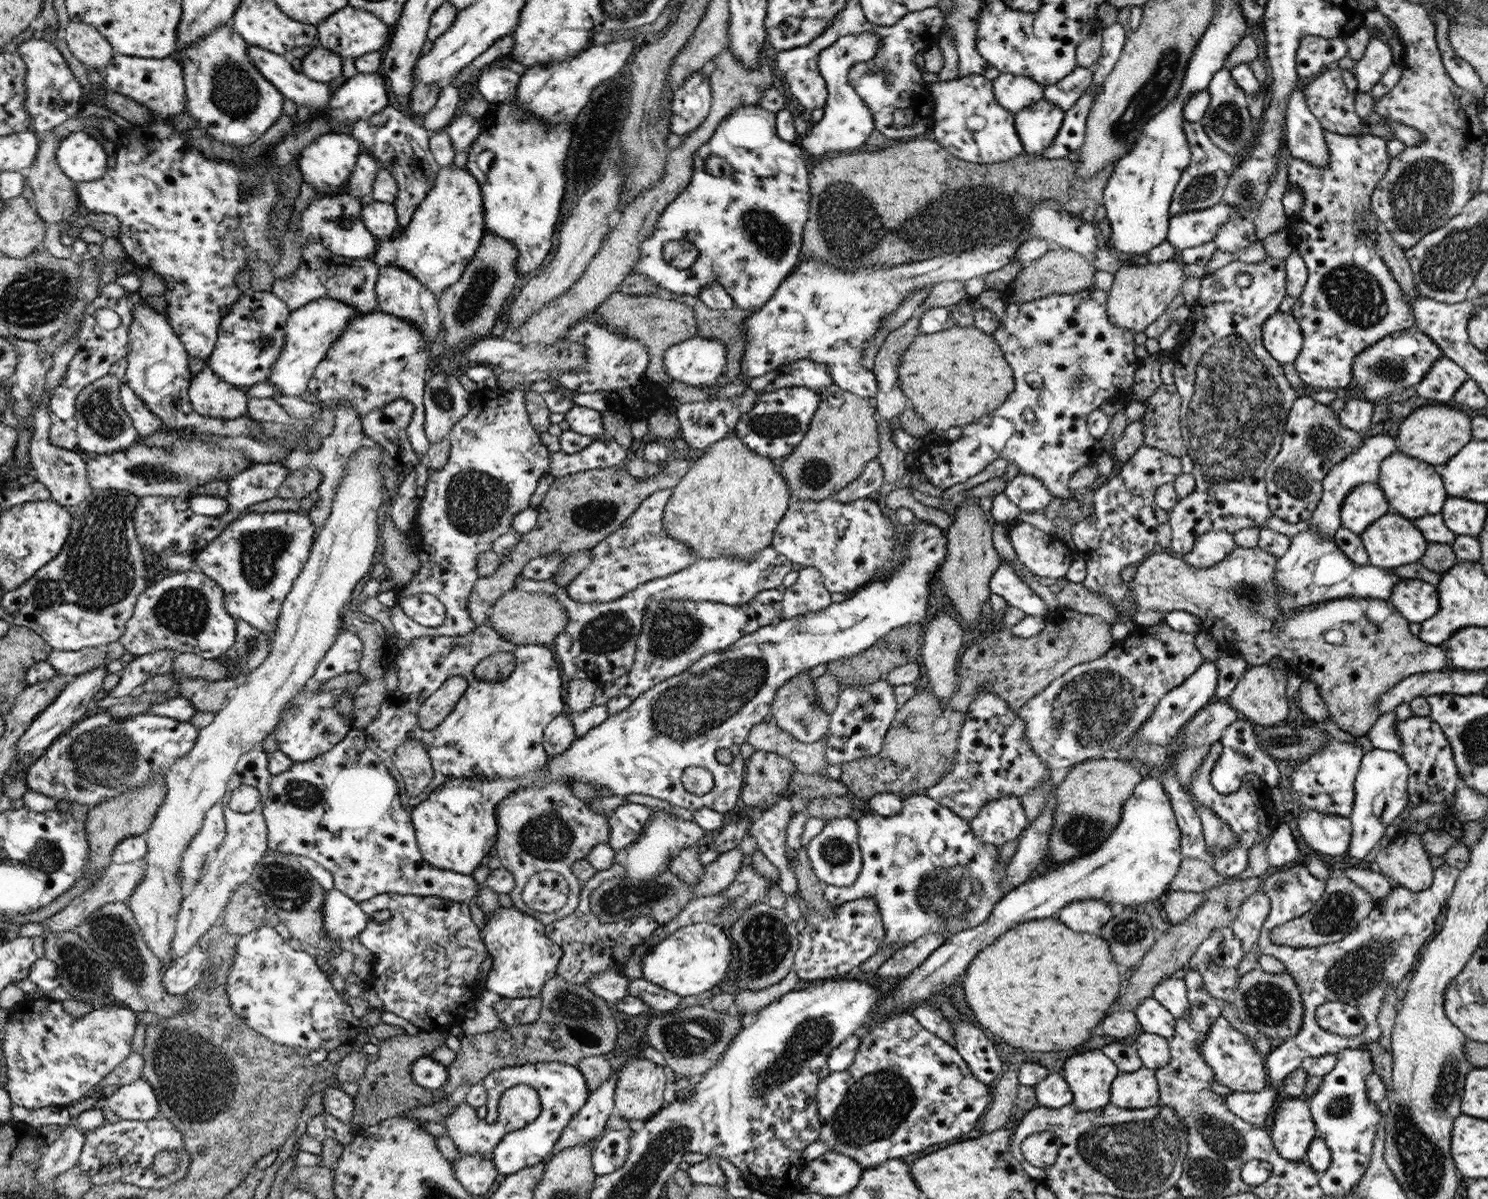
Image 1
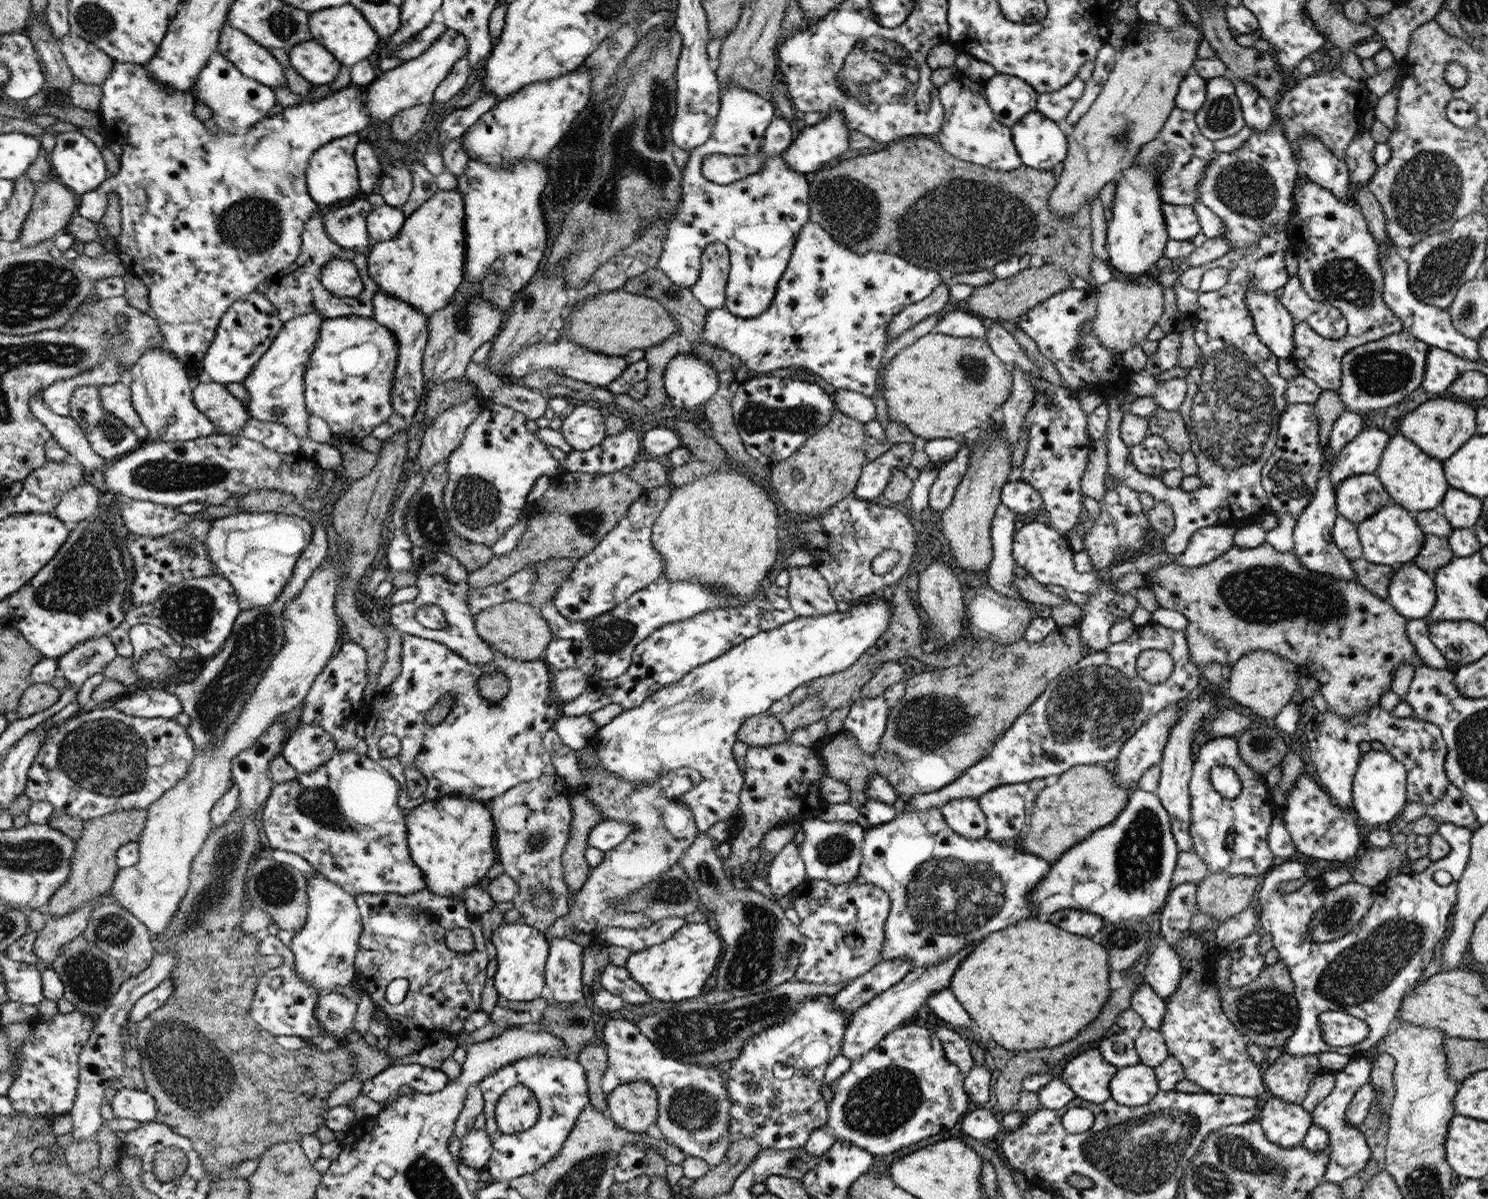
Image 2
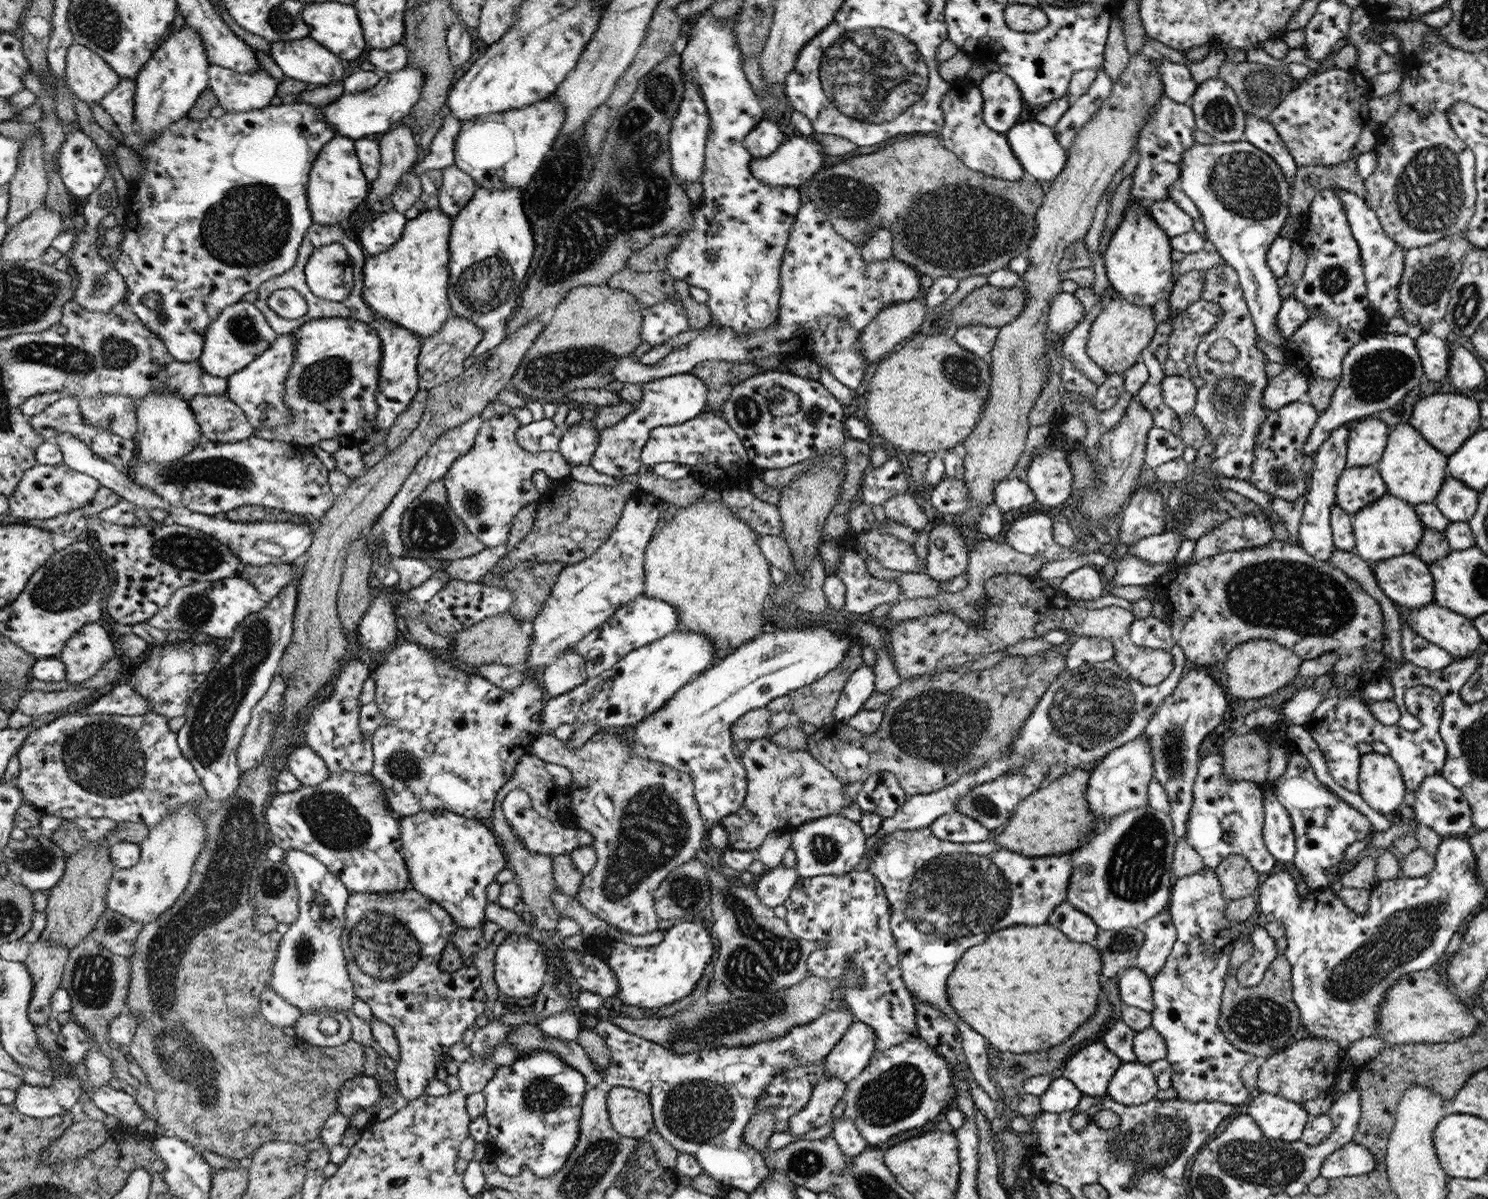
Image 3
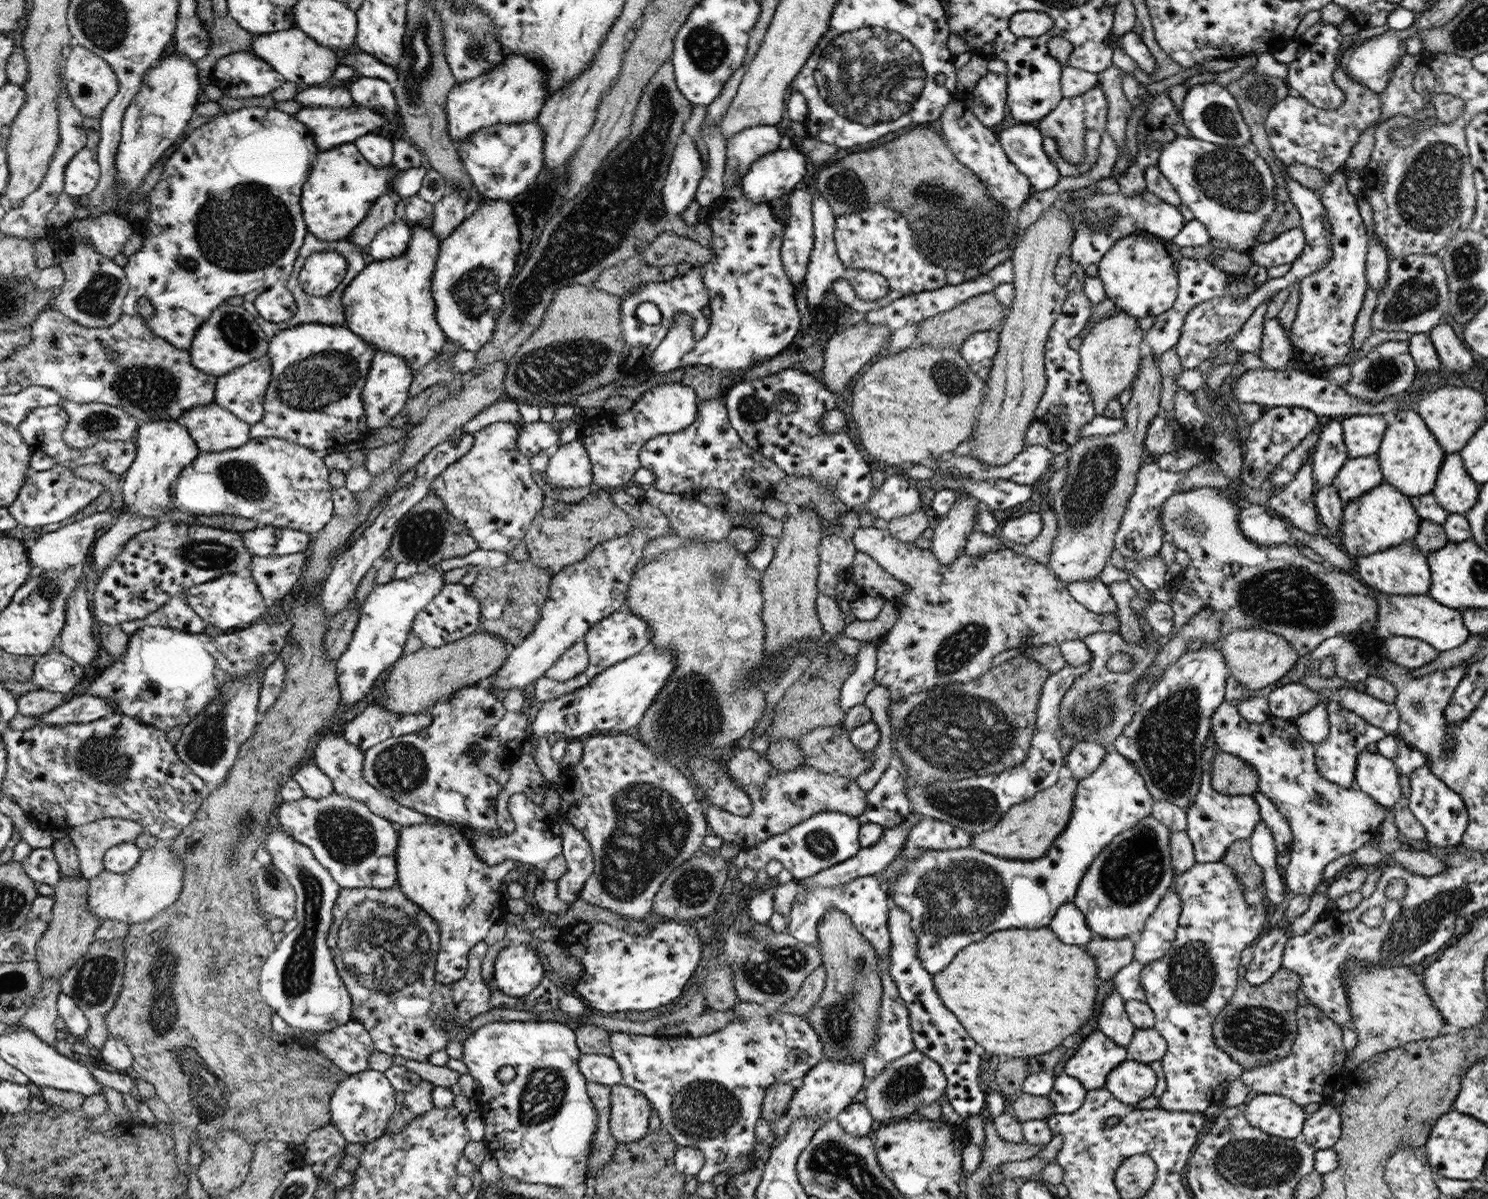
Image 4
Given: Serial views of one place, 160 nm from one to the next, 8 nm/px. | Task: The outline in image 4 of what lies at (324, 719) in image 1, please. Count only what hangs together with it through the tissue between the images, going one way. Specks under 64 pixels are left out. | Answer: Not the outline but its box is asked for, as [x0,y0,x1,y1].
[291,759,334,798]

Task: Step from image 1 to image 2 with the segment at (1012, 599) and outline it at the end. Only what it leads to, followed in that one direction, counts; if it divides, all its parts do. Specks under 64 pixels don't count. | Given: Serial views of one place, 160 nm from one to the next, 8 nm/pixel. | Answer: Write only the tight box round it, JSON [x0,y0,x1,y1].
[988,503,1051,618]

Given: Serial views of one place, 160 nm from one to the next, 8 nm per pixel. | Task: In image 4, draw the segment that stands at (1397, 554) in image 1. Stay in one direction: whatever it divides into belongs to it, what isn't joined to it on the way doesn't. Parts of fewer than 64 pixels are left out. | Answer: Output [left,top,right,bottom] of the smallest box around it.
[1331,481,1421,559]

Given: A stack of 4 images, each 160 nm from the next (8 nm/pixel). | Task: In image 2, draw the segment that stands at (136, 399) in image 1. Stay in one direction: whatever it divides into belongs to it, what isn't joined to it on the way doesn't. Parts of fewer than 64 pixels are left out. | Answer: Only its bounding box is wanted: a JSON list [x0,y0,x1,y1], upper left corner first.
[98,380,149,438]

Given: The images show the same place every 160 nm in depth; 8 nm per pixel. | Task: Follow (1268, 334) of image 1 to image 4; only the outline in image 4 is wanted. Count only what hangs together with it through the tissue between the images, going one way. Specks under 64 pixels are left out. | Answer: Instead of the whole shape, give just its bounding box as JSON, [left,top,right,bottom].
[1157,137,1276,289]

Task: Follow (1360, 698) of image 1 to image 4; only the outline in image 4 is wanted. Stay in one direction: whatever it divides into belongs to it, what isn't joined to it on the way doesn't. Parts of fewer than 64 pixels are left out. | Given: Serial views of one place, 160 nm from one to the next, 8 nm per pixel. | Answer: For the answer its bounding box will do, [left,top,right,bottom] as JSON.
[1159,487,1378,656]

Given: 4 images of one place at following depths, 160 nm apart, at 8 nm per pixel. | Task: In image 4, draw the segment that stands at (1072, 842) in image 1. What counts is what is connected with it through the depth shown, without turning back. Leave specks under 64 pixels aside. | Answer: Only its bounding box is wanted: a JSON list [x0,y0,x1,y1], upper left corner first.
[969,777,1078,860]

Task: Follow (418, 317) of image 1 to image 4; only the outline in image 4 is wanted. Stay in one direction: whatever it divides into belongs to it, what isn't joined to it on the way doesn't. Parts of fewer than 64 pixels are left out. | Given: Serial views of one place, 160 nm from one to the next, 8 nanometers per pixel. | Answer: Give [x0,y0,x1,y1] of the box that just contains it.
[362,350,414,429]

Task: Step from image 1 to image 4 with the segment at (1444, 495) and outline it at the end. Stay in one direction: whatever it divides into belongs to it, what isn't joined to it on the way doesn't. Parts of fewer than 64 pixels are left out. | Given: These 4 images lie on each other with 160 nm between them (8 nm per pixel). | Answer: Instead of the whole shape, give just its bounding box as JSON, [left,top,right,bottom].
[1376,409,1446,497]

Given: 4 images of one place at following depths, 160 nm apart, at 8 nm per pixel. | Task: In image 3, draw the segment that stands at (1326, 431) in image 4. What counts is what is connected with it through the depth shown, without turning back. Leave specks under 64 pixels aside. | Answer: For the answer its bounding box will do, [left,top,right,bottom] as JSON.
[1299,425,1349,563]

